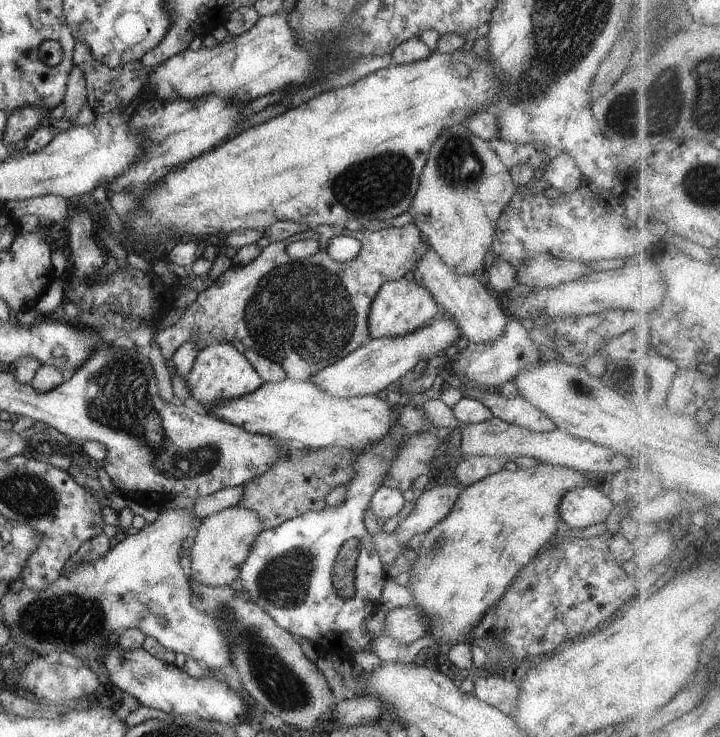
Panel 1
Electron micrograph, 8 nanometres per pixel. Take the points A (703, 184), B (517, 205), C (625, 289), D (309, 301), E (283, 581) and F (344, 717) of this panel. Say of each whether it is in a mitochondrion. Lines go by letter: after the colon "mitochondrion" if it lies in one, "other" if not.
A: mitochondrion
B: other
C: other
D: mitochondrion
E: mitochondrion
F: other

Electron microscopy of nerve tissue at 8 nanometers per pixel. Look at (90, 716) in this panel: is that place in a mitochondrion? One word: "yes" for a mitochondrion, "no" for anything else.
no

